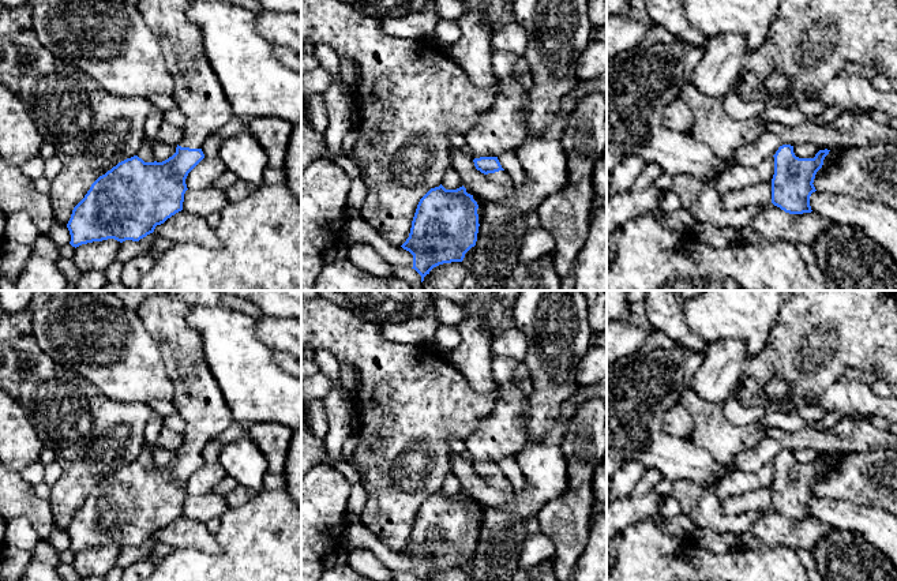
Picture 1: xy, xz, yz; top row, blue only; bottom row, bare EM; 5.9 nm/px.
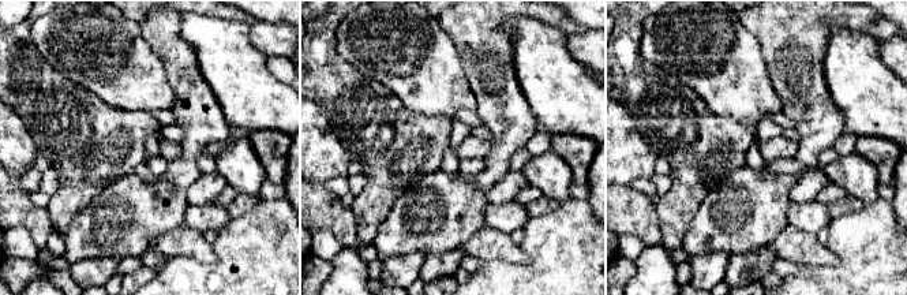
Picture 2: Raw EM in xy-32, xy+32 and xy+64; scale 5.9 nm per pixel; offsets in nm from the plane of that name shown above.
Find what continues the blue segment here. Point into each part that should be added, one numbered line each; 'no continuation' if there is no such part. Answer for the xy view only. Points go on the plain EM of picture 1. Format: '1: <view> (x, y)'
1: xy (198, 400)

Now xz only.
1: xz (500, 483)

